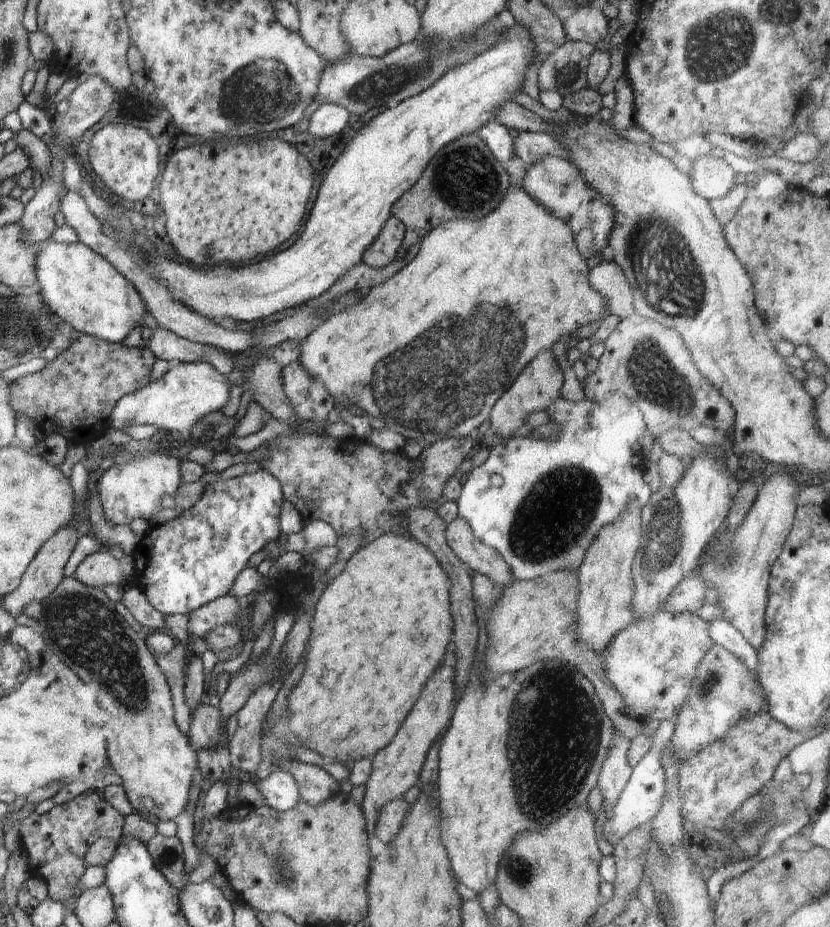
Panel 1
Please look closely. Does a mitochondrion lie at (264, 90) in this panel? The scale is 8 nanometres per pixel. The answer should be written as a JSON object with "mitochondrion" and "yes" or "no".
{"mitochondrion":"yes"}

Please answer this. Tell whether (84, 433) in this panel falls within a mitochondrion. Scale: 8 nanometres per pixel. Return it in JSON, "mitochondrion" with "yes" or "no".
{"mitochondrion":"no"}

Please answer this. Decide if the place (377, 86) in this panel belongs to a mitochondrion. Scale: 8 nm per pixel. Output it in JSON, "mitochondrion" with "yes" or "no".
{"mitochondrion":"yes"}

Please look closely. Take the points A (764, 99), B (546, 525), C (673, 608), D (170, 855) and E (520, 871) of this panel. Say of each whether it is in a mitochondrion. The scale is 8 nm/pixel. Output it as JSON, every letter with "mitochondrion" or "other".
{"A":"other","B":"mitochondrion","C":"other","D":"mitochondrion","E":"mitochondrion"}

